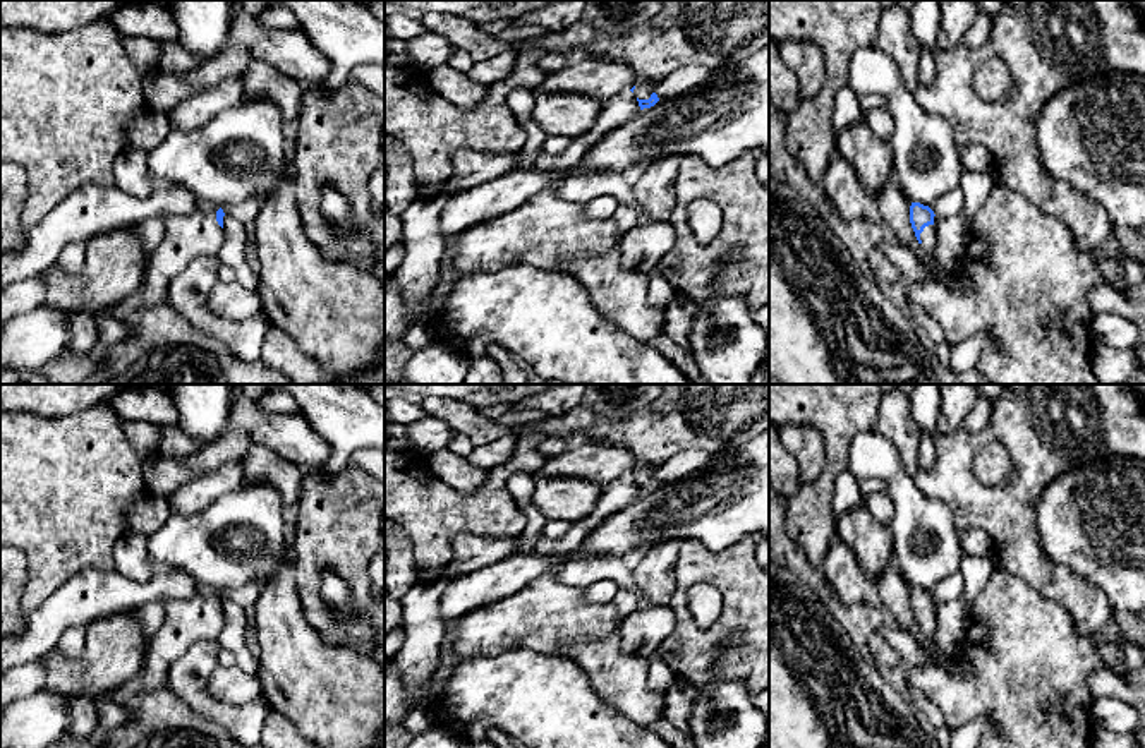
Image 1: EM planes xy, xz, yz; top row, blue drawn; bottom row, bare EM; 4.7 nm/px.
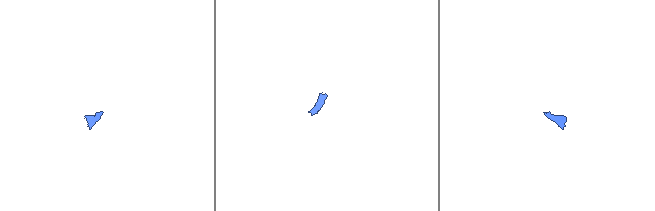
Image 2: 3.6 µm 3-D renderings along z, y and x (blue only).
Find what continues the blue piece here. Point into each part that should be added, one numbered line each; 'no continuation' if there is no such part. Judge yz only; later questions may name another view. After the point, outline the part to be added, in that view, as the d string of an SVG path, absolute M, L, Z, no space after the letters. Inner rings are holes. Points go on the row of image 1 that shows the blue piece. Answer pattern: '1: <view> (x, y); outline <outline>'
1: yz (927, 237); outline M934 225L925 226L924 232L920 233L922 240L920 249L924 252L930 252L936 245L936 238L937 238L936 226Z

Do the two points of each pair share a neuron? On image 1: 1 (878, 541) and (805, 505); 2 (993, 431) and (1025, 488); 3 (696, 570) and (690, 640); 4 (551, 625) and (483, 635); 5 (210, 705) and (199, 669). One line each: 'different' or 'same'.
1: different
2: same
3: same
4: same
5: same

